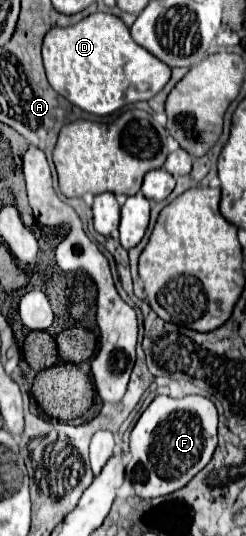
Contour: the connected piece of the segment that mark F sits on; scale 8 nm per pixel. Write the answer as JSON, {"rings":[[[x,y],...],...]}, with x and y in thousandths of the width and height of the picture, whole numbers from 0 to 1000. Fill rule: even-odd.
{"rings":[[[634,739],[528,806],[512,892],[537,896],[553,925],[602,933],[756,907],[854,862],[886,825],[878,799],[886,765],[862,746],[829,739],[748,739],[732,746]]]}

